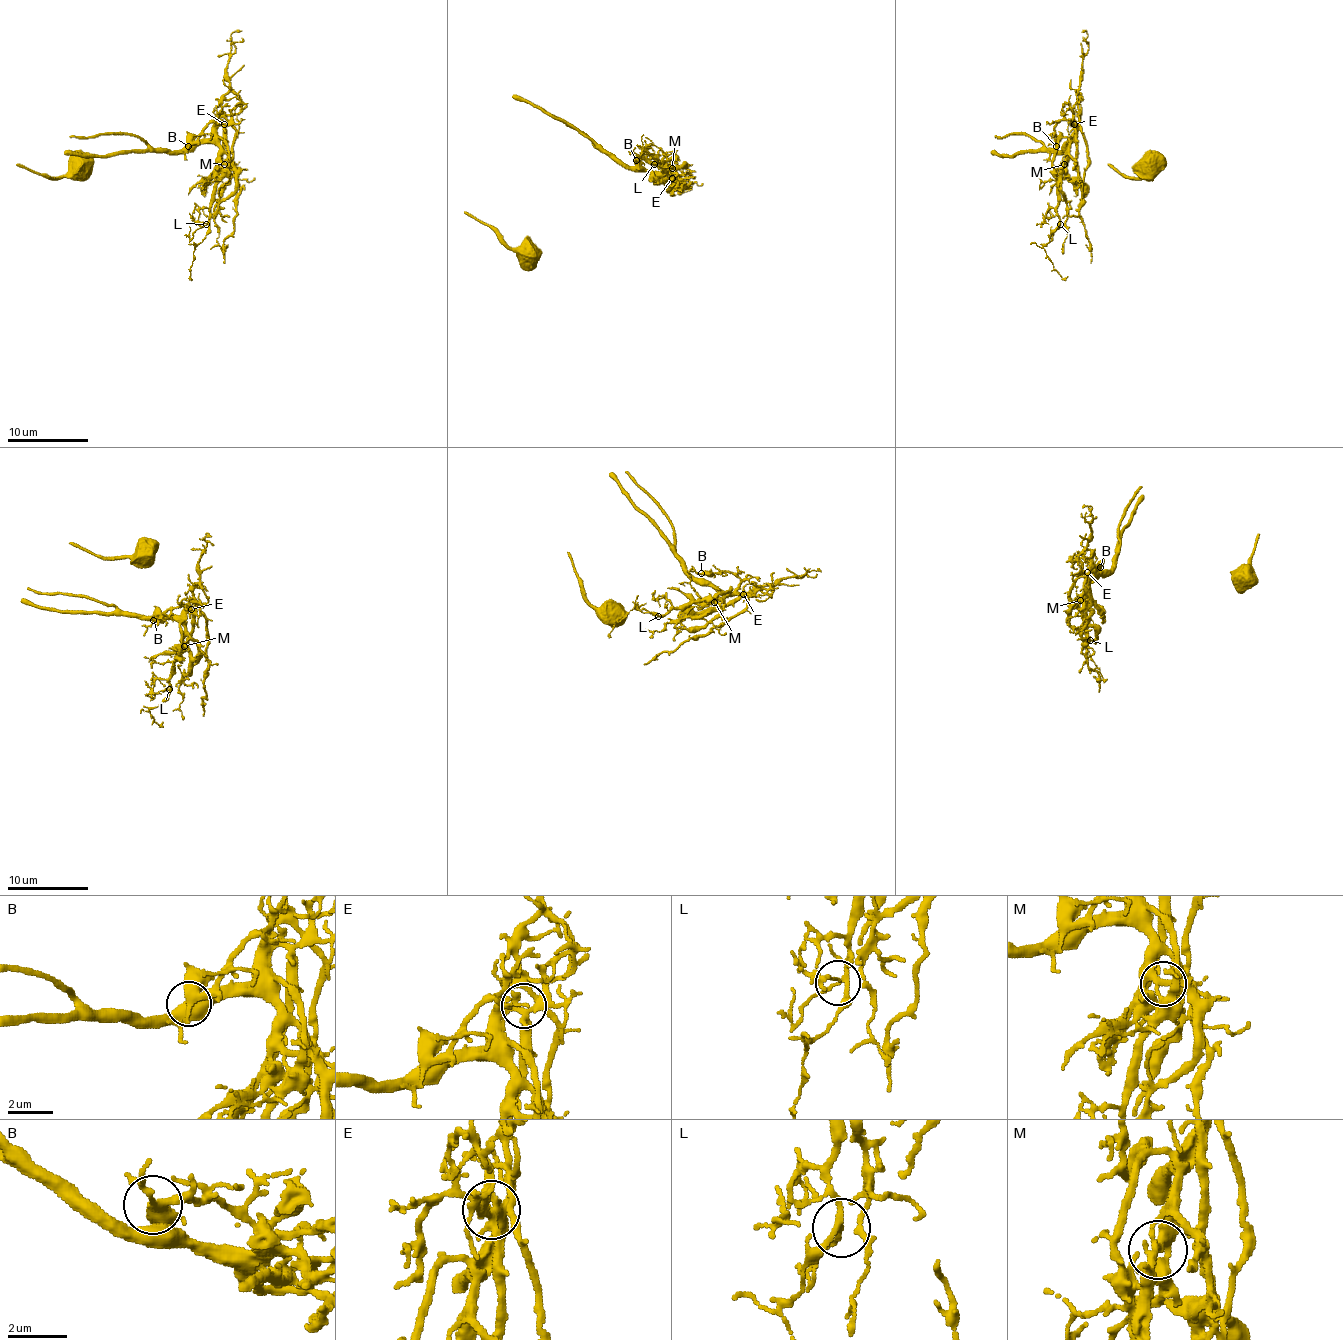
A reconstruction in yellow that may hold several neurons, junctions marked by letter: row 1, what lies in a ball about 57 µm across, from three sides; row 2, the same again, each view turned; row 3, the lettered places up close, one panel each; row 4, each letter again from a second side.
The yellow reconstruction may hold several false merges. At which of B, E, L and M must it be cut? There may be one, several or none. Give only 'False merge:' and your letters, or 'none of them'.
False merge: none of them

